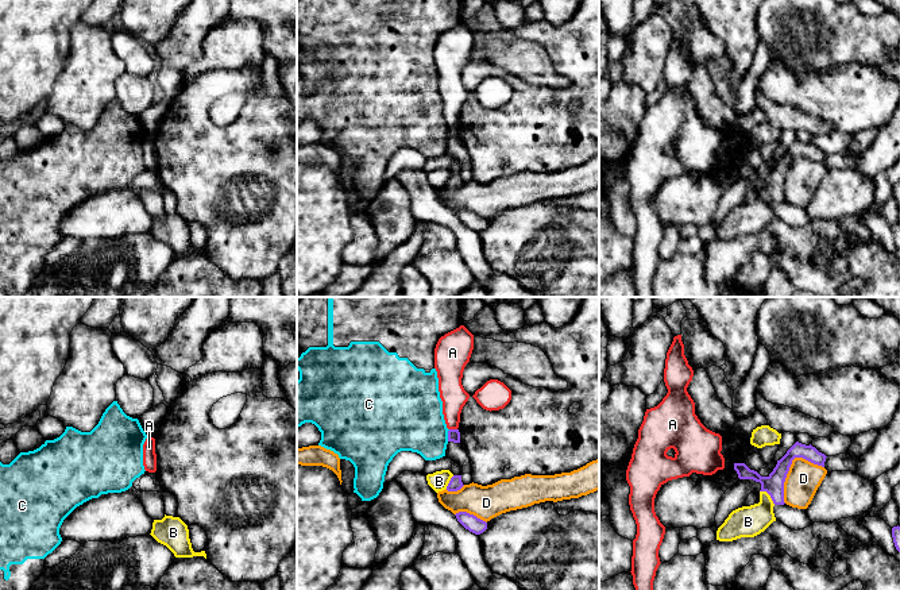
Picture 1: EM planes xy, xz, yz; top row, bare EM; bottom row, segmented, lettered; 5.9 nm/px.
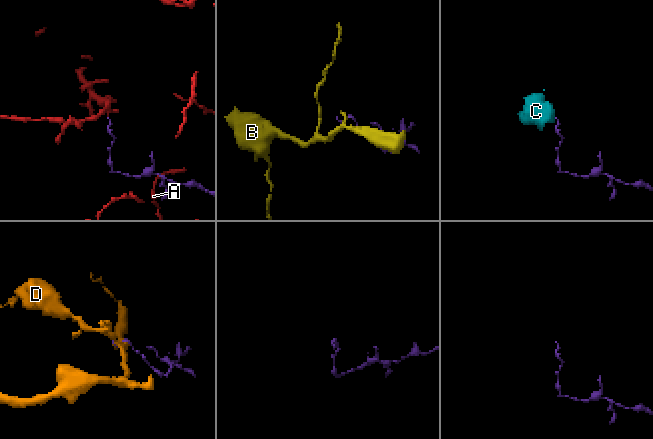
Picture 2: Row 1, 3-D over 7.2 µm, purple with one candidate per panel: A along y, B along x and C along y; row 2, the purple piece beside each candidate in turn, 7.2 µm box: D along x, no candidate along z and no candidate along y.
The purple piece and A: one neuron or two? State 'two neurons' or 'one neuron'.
two neurons

